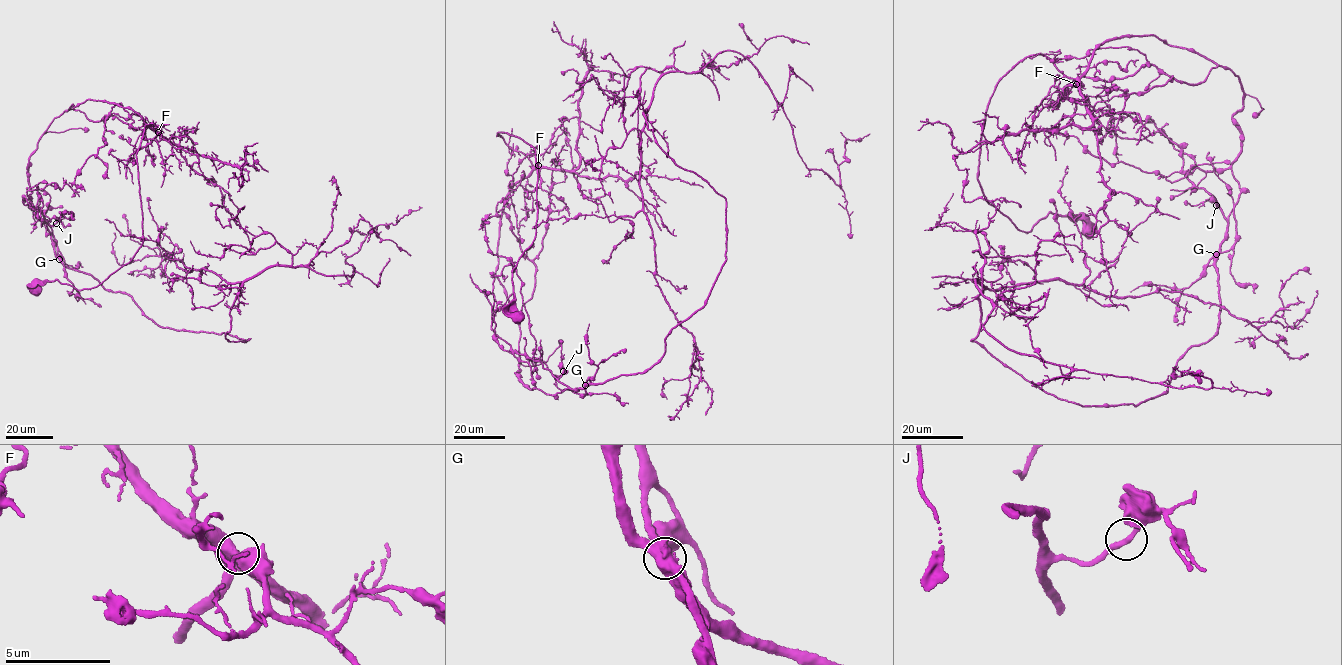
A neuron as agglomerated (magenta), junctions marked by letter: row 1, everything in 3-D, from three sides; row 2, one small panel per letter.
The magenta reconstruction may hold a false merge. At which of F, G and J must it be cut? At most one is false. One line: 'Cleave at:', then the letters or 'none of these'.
Cleave at: G

